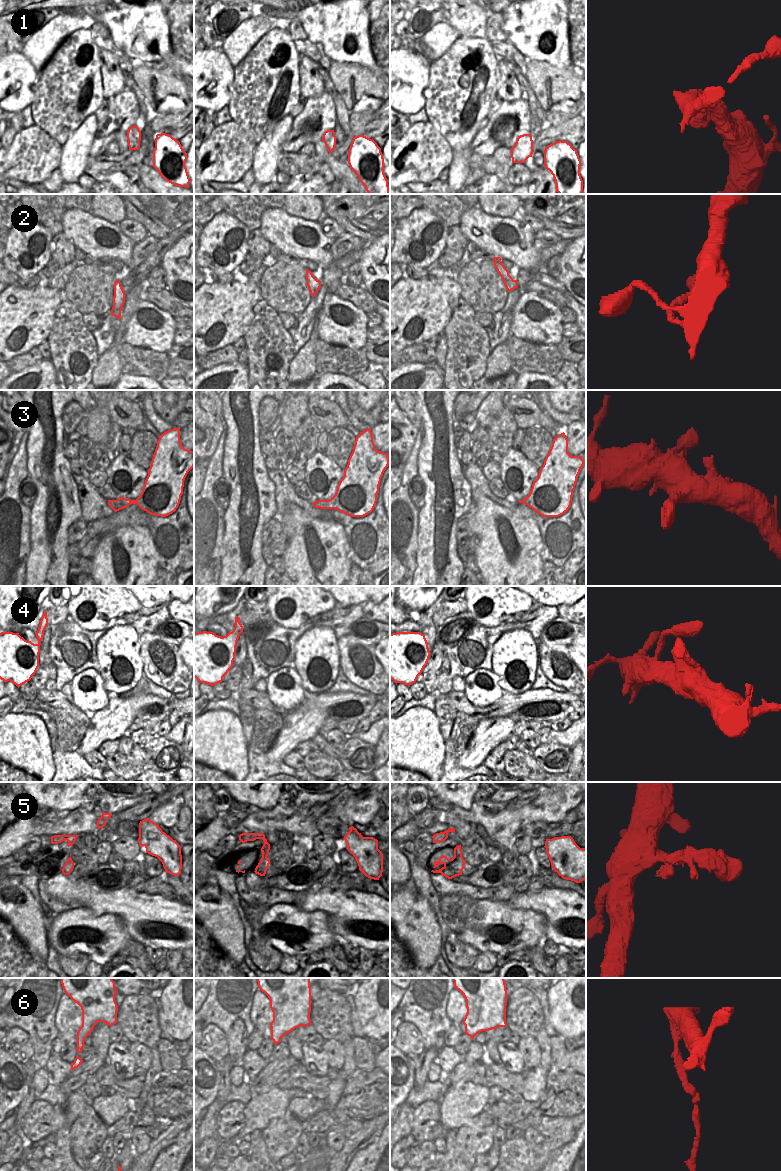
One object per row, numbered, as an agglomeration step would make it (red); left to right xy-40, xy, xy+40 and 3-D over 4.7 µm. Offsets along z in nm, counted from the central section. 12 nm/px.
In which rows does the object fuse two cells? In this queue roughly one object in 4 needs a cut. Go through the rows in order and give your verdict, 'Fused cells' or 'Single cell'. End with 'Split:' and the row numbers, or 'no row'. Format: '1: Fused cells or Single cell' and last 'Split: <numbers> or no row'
1: Single cell
2: Single cell
3: Single cell
4: Single cell
5: Single cell
6: Fused cells
Split: 6

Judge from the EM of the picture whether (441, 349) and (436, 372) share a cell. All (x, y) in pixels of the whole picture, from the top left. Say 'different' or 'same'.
different

